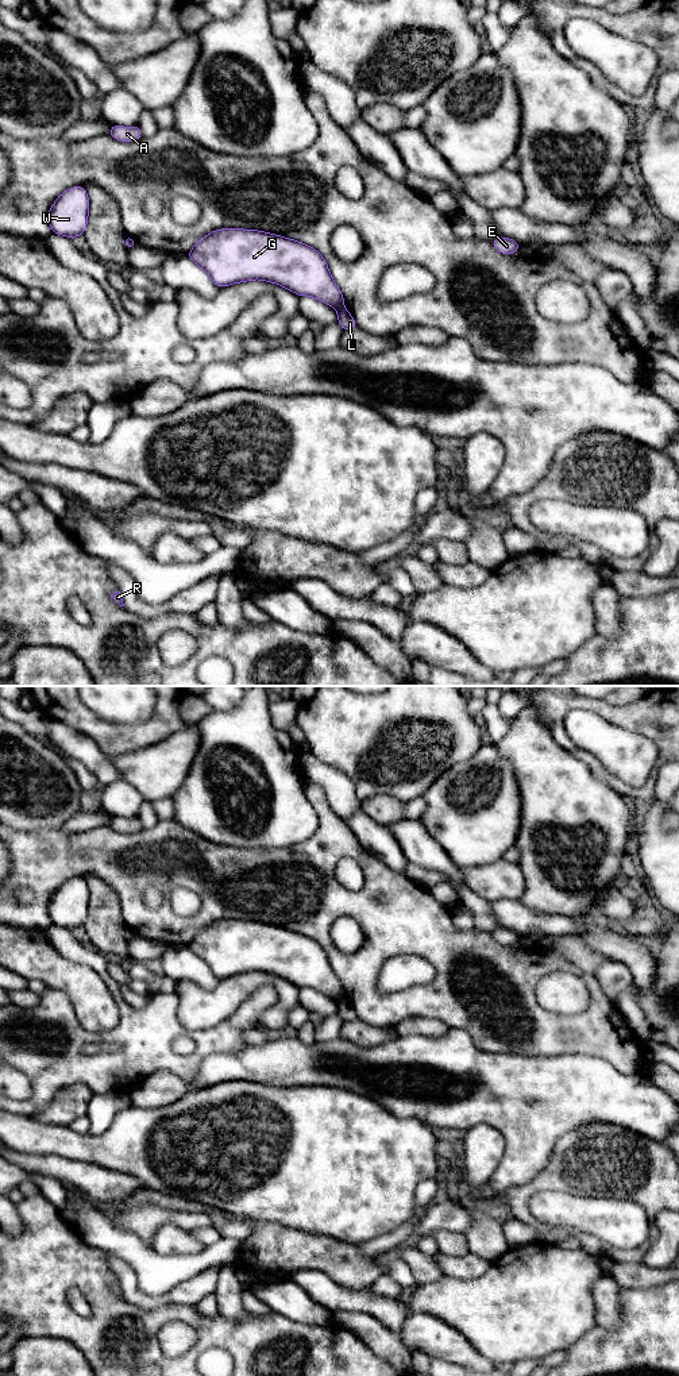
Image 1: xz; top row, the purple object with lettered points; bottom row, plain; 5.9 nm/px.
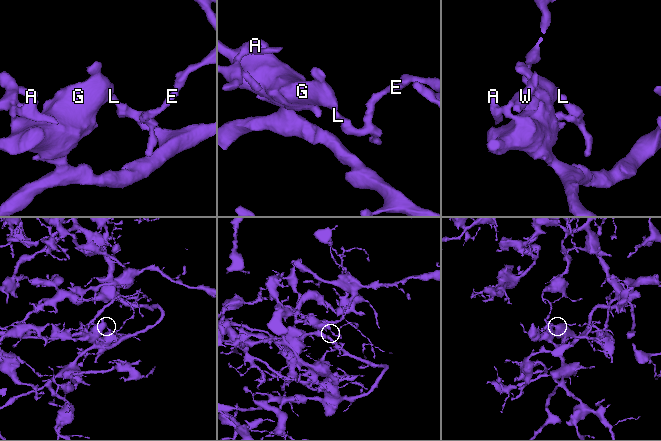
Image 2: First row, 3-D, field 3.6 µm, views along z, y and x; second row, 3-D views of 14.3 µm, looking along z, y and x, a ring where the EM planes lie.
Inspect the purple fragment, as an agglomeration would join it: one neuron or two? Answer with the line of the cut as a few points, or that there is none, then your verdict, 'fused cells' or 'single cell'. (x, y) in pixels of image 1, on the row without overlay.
cut in xz along (343, 997), (338, 1001); fused cells

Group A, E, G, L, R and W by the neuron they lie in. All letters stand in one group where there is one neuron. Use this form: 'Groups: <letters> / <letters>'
Groups: A G R W / E L

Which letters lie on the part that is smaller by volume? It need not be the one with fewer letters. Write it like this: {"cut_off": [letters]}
{"cut_off": ["E", "L"]}

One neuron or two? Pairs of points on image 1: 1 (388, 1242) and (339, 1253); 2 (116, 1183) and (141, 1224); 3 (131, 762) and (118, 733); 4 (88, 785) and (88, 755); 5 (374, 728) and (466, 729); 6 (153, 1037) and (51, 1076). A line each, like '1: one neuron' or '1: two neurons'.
1: two neurons
2: two neurons
3: two neurons
4: two neurons
5: one neuron
6: one neuron

